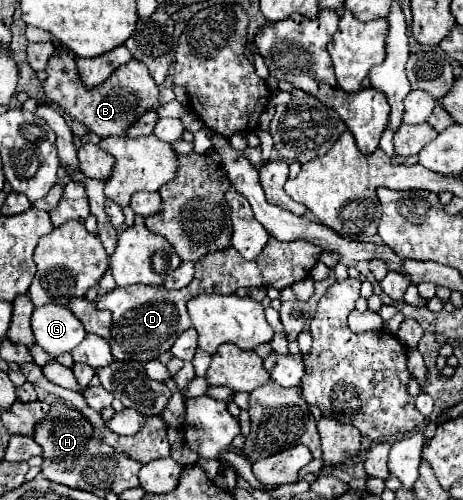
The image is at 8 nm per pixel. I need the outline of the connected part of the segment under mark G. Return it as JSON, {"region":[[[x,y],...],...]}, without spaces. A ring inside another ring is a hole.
{"region":[[[43,305],[33,311],[31,329],[39,347],[51,357],[69,353],[85,339],[81,321],[63,305]]]}

